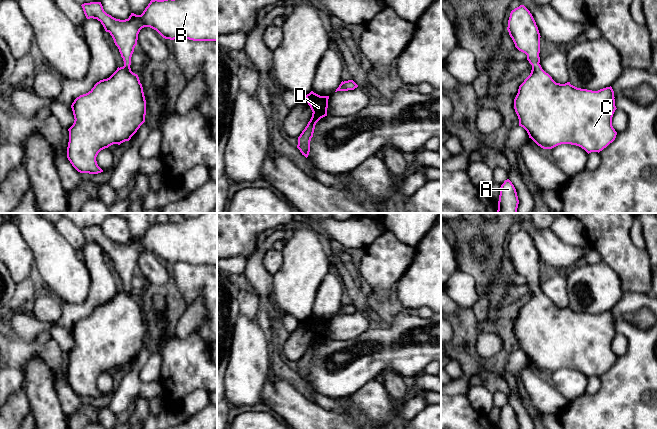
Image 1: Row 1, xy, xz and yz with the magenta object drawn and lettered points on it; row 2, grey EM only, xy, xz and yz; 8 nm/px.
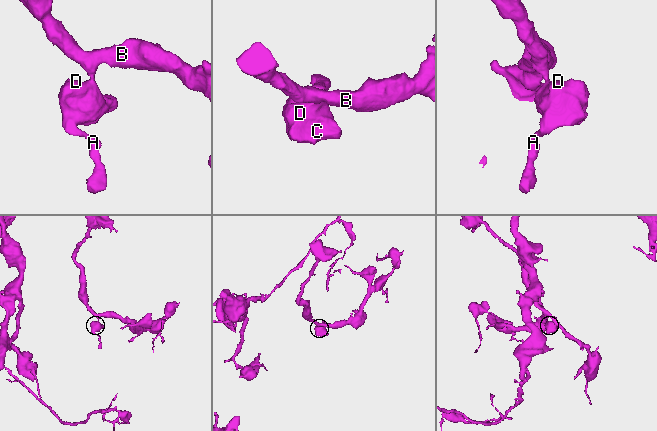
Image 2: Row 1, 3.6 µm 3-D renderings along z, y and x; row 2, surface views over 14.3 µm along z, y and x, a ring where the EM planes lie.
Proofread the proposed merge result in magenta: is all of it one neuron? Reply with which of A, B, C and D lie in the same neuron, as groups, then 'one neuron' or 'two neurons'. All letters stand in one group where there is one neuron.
groups A B C D; one neuron

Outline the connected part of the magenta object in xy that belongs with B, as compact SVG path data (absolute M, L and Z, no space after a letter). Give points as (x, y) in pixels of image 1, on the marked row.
M151 0L141 15L131 13L129 18L125 20L116 19L107 14L101 2L84 3L81 6L87 19L97 19L101 22L105 31L110 33L124 61L123 67L118 67L109 78L97 82L88 93L77 97L71 105L75 120L68 129L67 158L78 172L98 174L103 172L96 161L98 153L113 144L120 145L129 141L145 122L146 100L143 87L138 75L133 73L130 68L131 57L137 45L140 30L144 27L150 27L163 38L170 40L186 38L193 41L217 41L217 0Z

